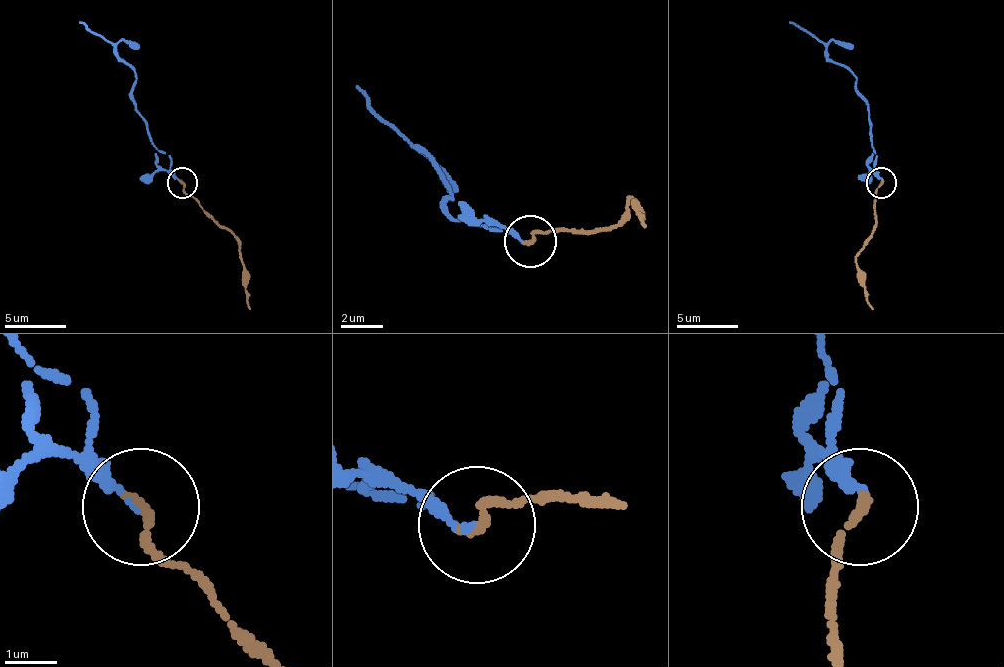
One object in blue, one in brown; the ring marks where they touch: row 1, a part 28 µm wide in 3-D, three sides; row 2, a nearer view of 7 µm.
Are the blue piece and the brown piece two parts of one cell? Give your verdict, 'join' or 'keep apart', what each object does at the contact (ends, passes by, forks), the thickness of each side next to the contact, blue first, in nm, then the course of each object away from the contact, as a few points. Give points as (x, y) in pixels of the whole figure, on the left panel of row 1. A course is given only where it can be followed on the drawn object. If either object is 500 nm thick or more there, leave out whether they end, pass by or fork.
join | blue ends | brown ends | 120/220 nm | blue via (183, 183), (171, 159), (152, 143), (137, 110), (134, 79), (119, 51), (79, 21) | brown via (183, 183), (192, 198), (238, 241), (250, 309)

